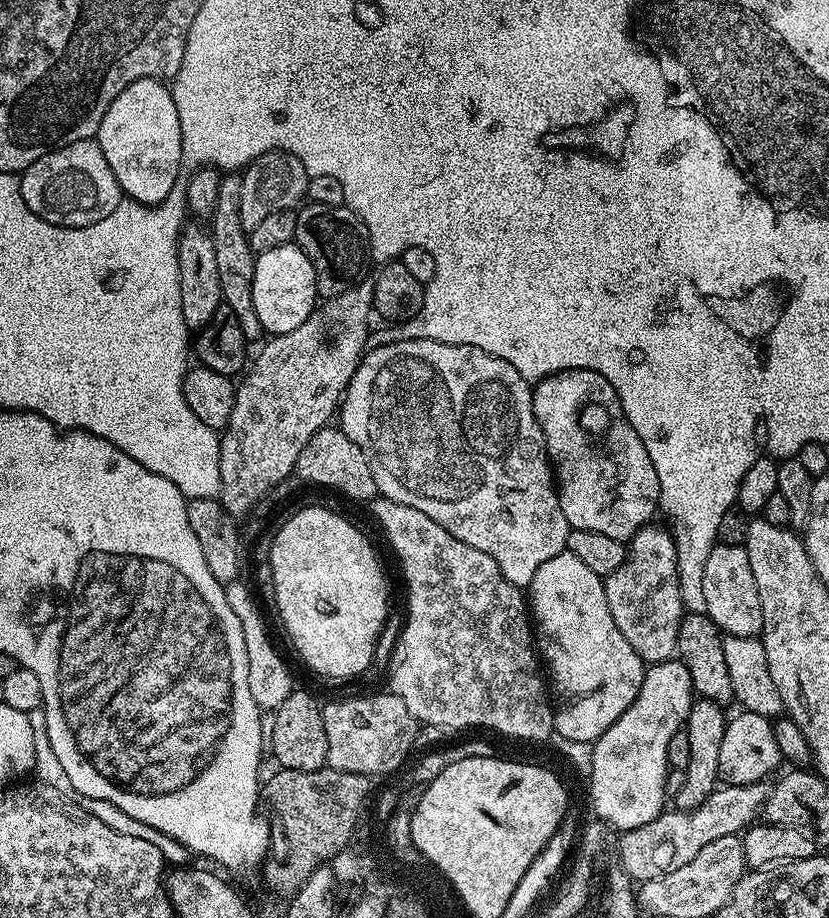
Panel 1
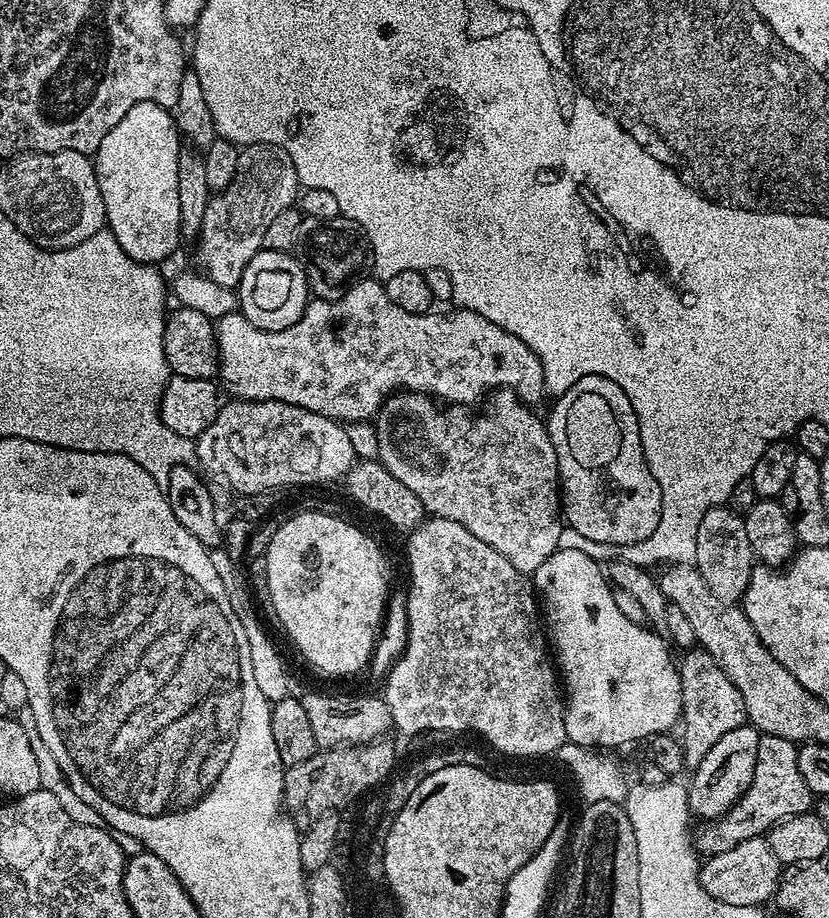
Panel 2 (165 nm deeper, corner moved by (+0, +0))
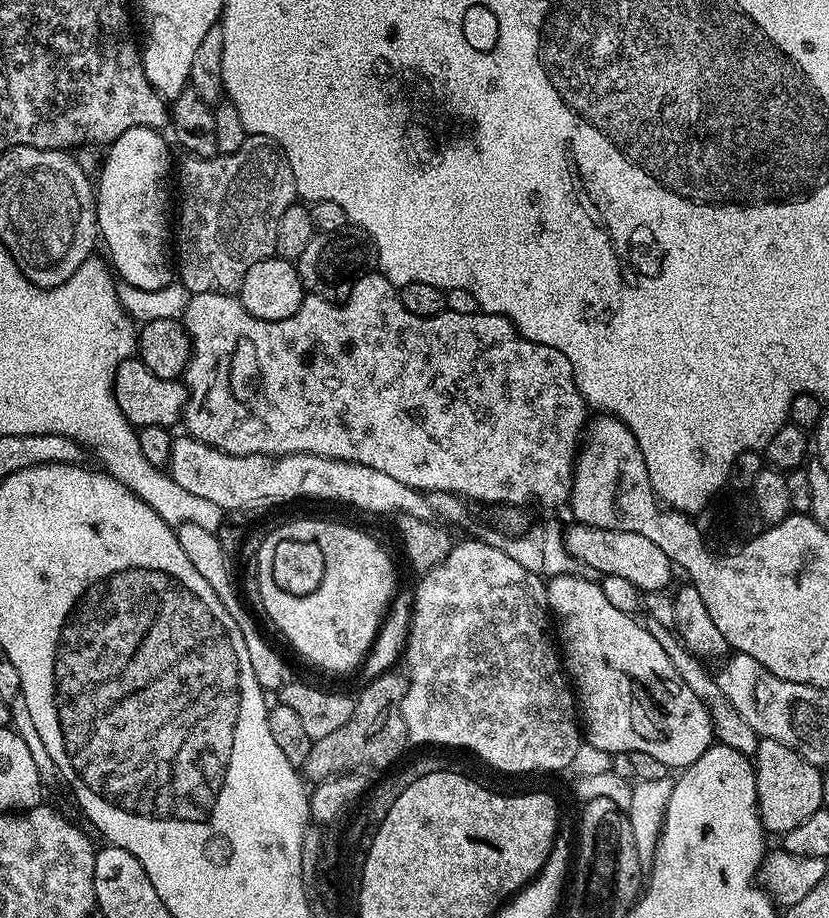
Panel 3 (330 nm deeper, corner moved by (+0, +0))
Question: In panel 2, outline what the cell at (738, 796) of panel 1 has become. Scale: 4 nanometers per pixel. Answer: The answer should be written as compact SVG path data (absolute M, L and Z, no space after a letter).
M761 735L760 753L750 786L725 816L699 825L701 828L697 830L696 836L694 832L694 847L697 853L708 858L722 854L723 851L732 850L740 842L755 836L764 836L778 822L809 811L813 804L812 791L798 771L797 745L786 738Z

